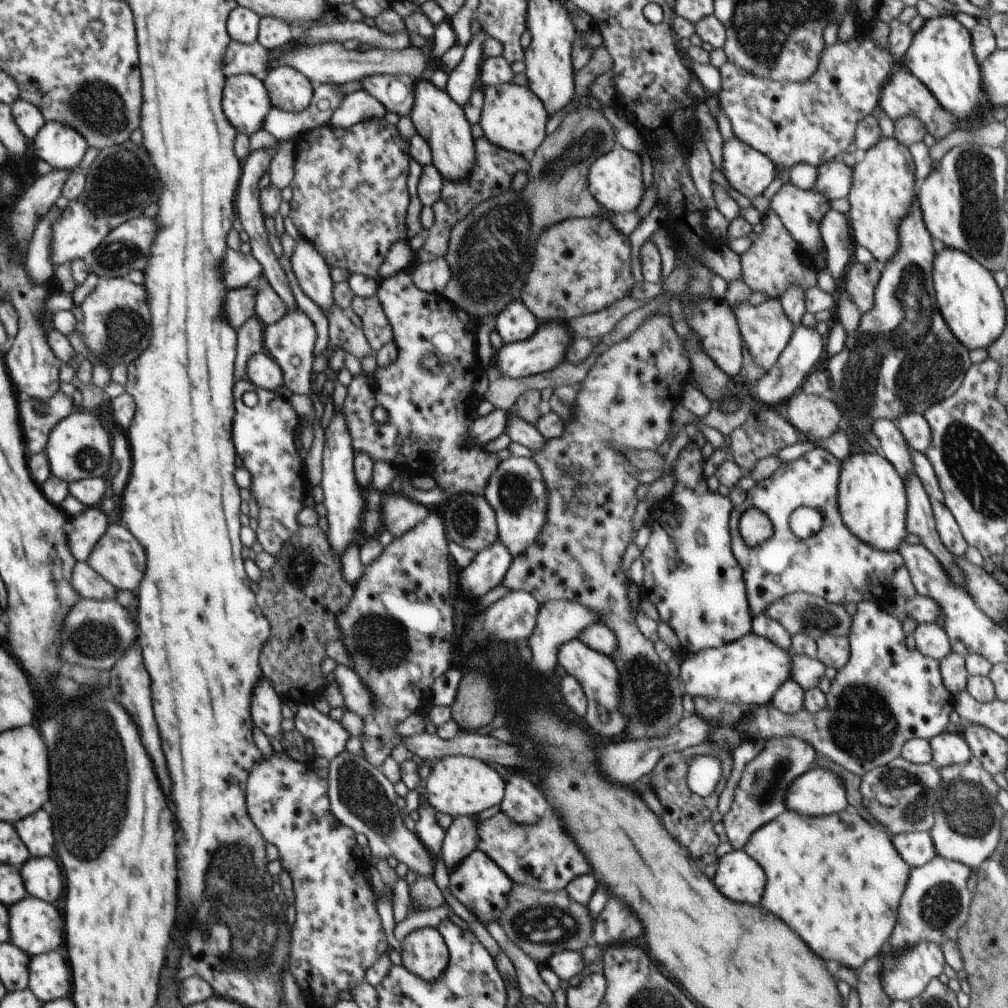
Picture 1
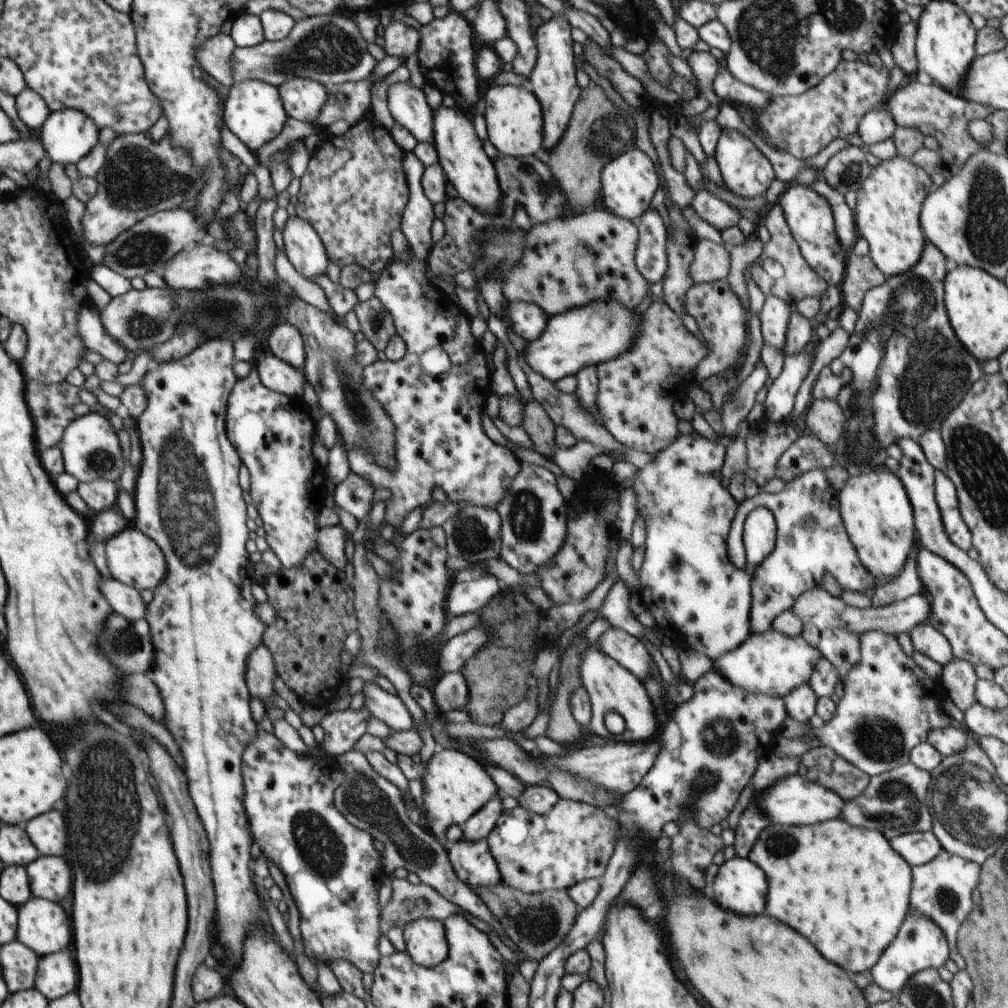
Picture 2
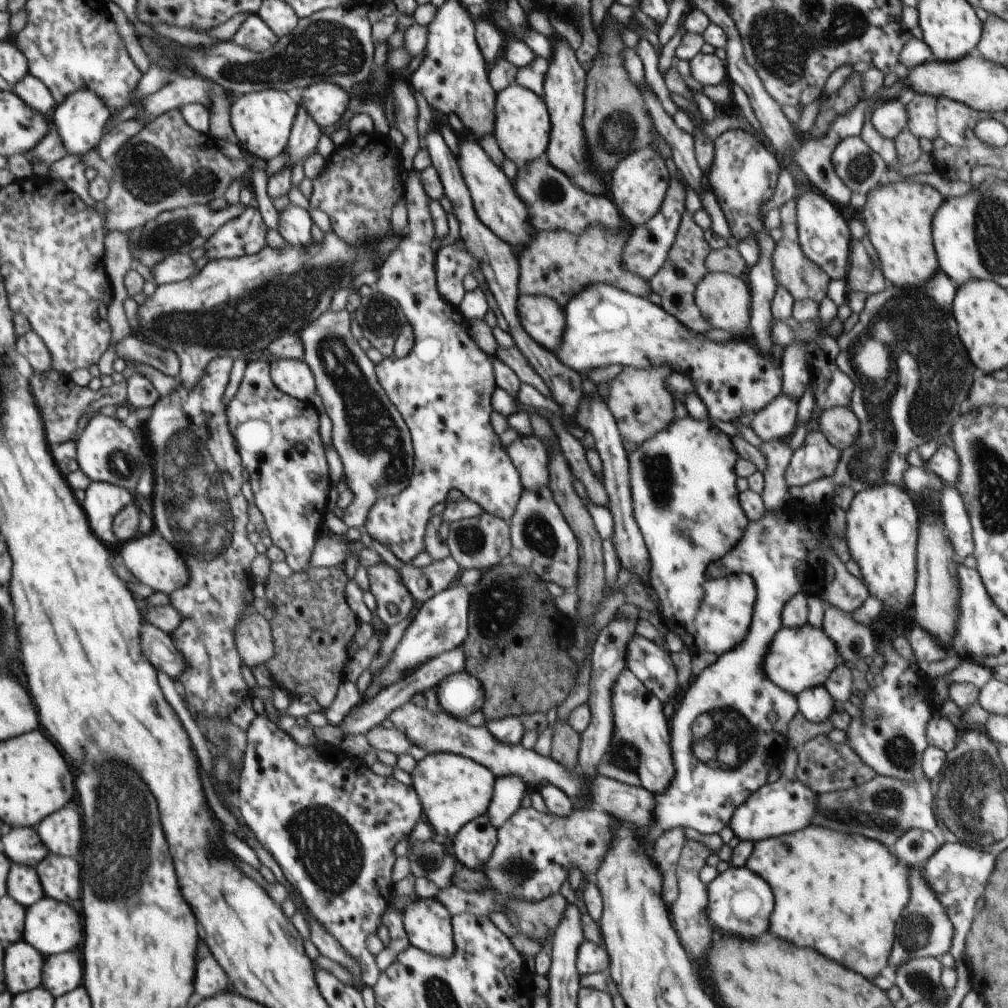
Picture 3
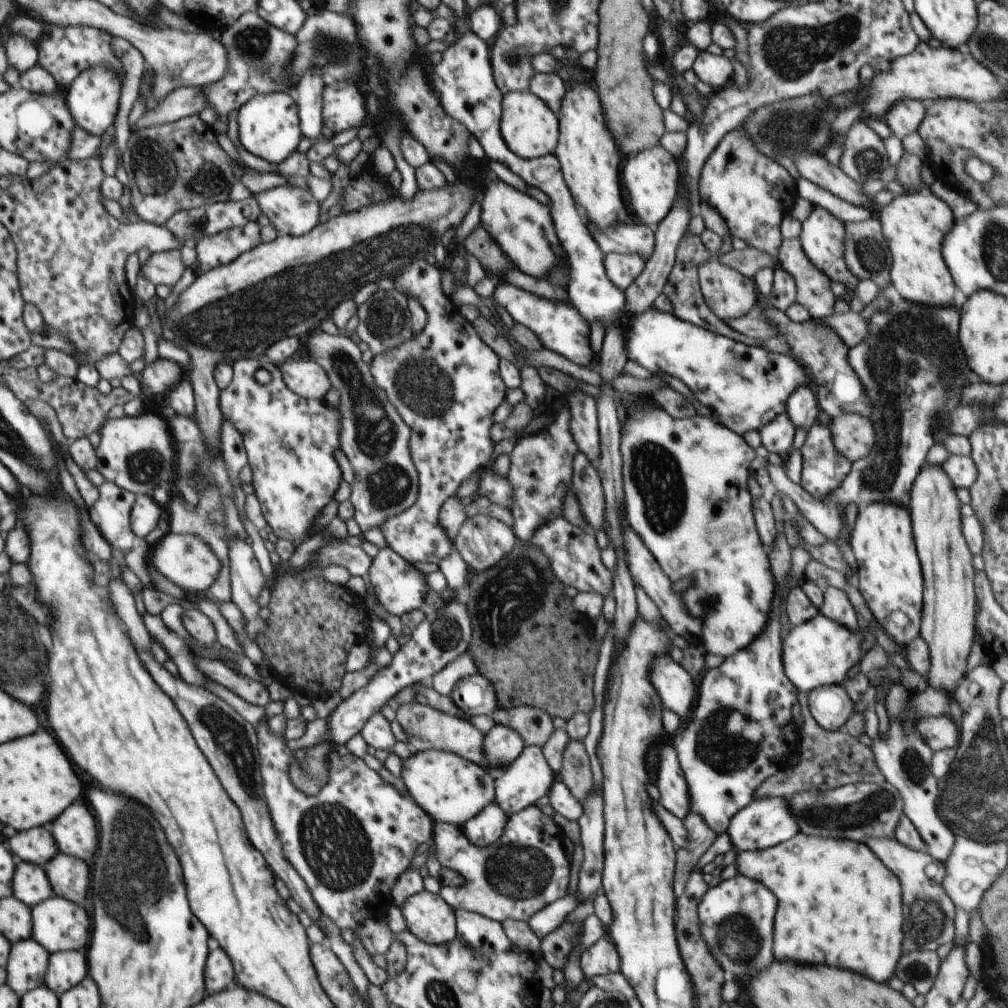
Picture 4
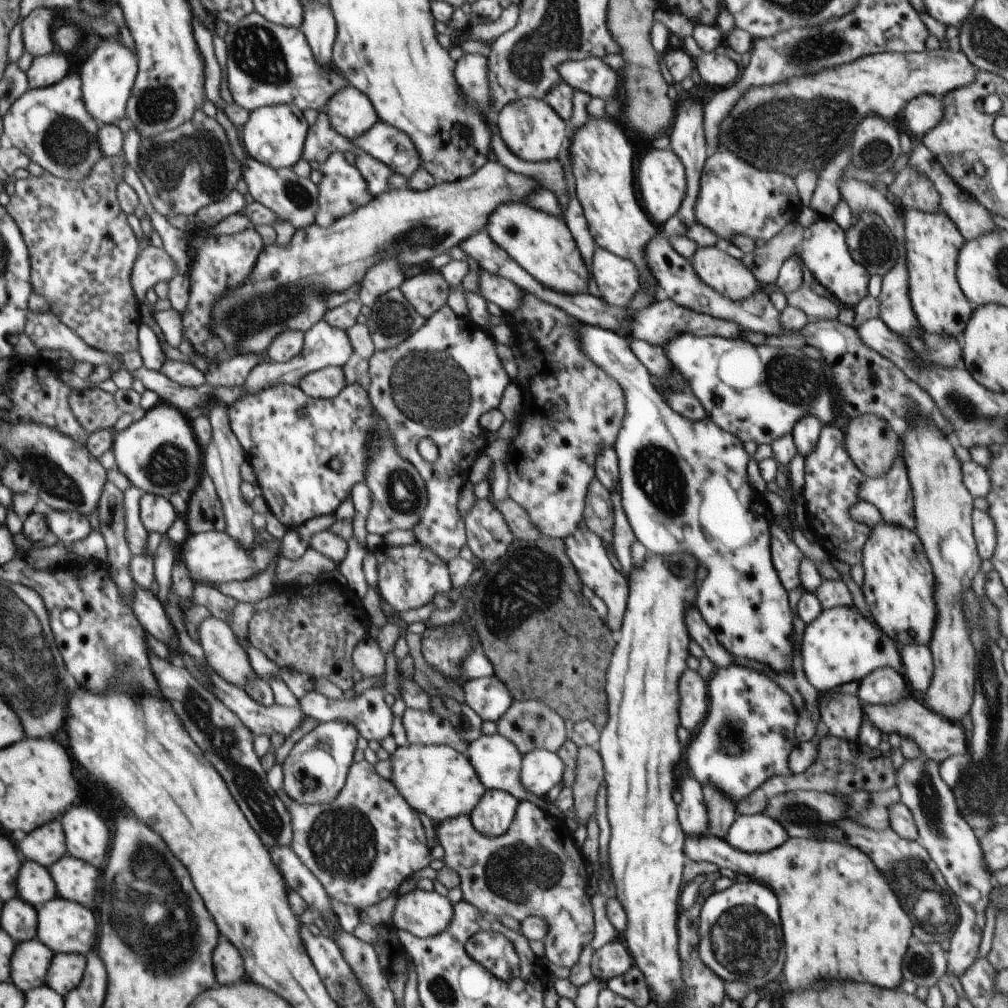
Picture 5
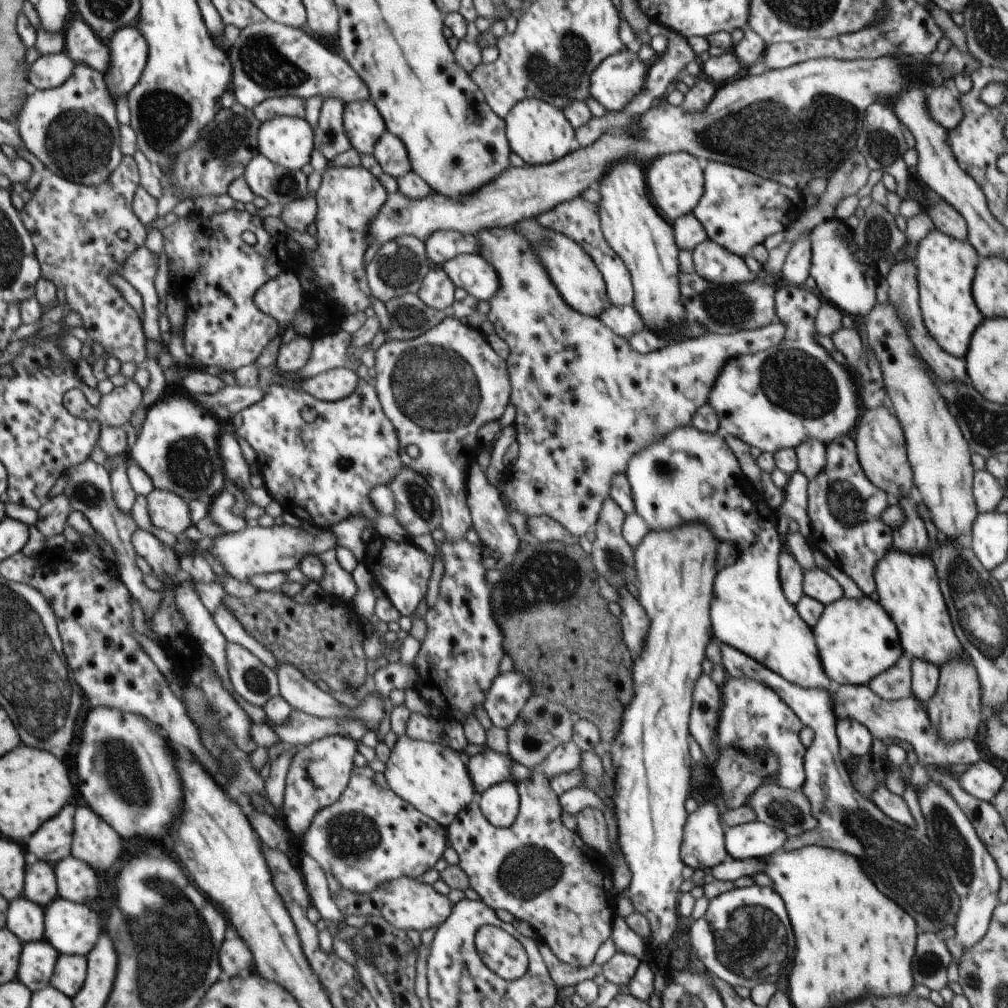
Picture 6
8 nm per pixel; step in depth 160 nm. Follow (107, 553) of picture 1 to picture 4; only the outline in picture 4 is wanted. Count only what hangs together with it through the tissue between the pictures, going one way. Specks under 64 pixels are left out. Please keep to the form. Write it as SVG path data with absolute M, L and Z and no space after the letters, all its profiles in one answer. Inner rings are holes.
M168 533L158 544L151 547L149 554L151 569L161 572L168 581L173 582L188 594L202 595L217 582L222 563L211 546L198 535Z

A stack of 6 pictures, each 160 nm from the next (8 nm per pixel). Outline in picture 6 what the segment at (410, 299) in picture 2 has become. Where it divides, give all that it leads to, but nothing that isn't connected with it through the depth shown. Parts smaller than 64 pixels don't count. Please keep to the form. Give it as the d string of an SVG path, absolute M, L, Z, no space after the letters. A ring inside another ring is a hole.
M448 317L415 339L408 339L405 341L387 340L375 352L375 361L377 378L373 381L374 386L376 387L378 398L381 400L381 405L386 413L386 416L394 425L394 428L397 428L397 433L399 436L400 458L403 460L404 466L410 467L416 472L419 472L429 482L429 485L436 491L441 508L441 526L439 528L442 528L442 530L446 532L446 541L453 541L462 538L472 525L471 514L467 503L466 481L467 472L469 471L470 465L477 462L478 455L481 453L483 448L483 443L478 436L479 431L486 423L499 423L499 420L502 418L502 415L506 410L506 407L510 404L509 398L511 395L511 382L505 360L501 356L498 356L497 352L494 352L494 349L489 345L486 336L480 331L479 328L472 327L469 324L464 325L458 319ZM410 444L418 446L418 457L411 458L406 453L406 448L408 448Z

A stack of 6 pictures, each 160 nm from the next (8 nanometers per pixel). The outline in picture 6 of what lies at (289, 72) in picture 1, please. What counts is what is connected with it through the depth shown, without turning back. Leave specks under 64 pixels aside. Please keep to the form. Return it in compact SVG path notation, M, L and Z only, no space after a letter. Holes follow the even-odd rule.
M370 100L345 104L343 123L351 145L360 155L372 155L375 144L388 131L382 115Z

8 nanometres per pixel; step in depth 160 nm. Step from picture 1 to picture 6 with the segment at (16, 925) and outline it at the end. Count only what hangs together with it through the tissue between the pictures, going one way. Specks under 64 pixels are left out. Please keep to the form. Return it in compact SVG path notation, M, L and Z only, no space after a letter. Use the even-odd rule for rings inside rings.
M60 896L45 910L45 939L60 954L87 957L100 941L98 914L88 906Z

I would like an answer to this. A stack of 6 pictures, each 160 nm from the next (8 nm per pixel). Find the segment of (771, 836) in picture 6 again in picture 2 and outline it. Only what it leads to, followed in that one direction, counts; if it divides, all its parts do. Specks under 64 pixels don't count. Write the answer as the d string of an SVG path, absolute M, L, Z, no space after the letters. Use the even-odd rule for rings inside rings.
M792 774L780 780L778 784L770 786L758 800L758 806L768 816L773 824L784 824L787 826L803 826L822 823L828 820L839 819L845 801L834 792L827 790L821 784L806 780L804 776Z

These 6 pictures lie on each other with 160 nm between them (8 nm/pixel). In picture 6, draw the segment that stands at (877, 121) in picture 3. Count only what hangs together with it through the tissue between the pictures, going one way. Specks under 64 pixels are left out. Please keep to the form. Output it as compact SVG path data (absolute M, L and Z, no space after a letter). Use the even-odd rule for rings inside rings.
M946 83L935 84L929 88L927 94L927 105L931 115L947 131L956 128L965 115L957 96L958 93Z

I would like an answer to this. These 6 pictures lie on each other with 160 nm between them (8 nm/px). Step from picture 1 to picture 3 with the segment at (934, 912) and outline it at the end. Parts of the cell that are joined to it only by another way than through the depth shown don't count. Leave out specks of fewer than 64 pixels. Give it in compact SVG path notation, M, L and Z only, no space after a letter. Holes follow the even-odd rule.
M958 841L944 843L924 862L923 875L935 890L934 893L938 895L953 924L953 939L949 952L955 960L964 960L965 940L976 916L976 902L980 896L984 896L988 879L992 876L996 864L997 857L993 853Z

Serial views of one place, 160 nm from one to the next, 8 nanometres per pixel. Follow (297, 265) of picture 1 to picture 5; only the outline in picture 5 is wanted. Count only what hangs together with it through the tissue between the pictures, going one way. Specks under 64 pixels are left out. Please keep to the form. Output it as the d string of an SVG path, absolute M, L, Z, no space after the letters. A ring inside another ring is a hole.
M247 154L241 168L244 182L248 186L248 193L252 195L255 202L272 210L280 220L290 223L292 228L306 228L315 223L319 206L319 191L317 185L308 176L297 176L292 167L274 169Z

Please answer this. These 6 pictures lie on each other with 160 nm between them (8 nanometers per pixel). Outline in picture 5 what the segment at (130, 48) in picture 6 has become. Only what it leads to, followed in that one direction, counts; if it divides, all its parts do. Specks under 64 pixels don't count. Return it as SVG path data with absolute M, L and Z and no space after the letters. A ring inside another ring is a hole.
M101 37L97 50L77 66L82 79L82 100L85 100L86 110L97 120L99 127L124 118L126 102L132 98L130 90L135 86L134 78L137 78L136 74L140 71L136 64L136 54L130 48L120 44L116 38L108 40Z

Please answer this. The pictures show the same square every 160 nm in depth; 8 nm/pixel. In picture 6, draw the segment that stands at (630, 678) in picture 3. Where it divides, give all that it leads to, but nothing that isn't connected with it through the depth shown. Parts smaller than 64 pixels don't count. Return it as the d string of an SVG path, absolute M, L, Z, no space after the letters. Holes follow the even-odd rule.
M708 802L688 815L683 830L681 857L685 866L695 871L712 870L729 858L725 847L725 829L718 811L714 803Z

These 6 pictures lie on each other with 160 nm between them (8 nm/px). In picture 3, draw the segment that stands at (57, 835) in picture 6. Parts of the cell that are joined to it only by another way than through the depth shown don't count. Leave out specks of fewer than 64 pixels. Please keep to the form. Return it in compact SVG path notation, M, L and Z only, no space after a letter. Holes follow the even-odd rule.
M12 827L6 836L2 836L2 846L10 860L35 868L50 854L35 827Z

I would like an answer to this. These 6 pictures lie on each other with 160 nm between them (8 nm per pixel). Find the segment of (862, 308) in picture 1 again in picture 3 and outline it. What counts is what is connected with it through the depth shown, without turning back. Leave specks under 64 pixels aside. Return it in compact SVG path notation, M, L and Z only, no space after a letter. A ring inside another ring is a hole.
M868 233L851 244L845 280L848 292L862 291L867 295L882 292L889 285L881 269L878 251L871 243Z

